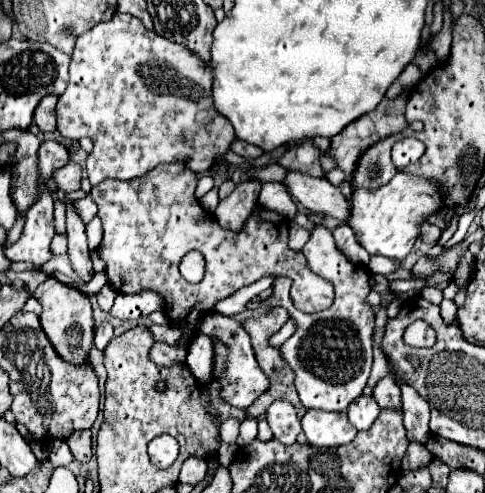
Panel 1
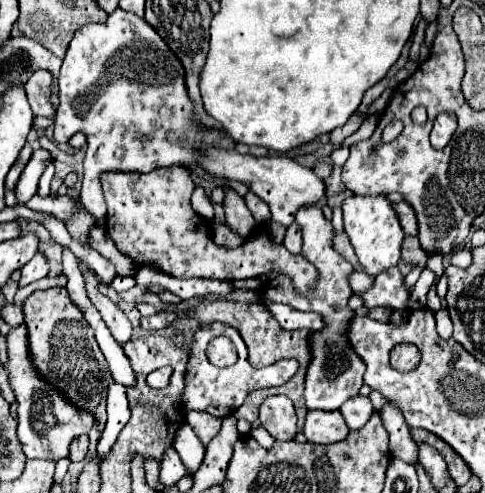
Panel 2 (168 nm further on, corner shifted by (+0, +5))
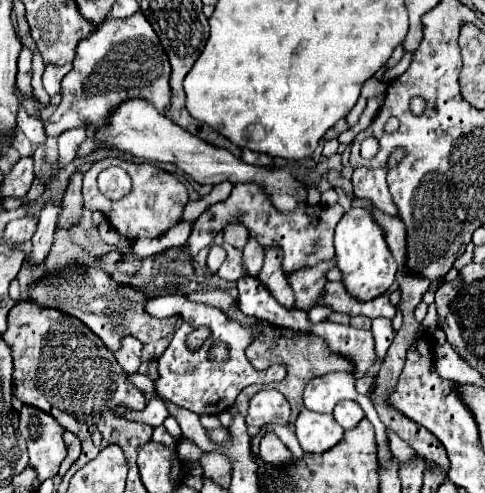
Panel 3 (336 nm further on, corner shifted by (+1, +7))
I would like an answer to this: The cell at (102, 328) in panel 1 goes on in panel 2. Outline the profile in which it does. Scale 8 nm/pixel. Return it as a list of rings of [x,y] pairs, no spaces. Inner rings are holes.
[[[110,383],[108,385],[108,421],[98,441],[98,467],[102,467],[106,455],[110,453],[110,447],[114,445],[118,433],[122,431],[128,419],[130,419],[130,409],[126,399],[126,389],[120,383]]]

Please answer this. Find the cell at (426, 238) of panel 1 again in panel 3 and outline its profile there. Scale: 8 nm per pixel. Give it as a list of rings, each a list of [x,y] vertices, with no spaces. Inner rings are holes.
[[[357,167],[353,171],[353,191],[357,197],[369,199],[377,209],[397,215],[397,207],[393,205],[393,199],[389,195],[387,185],[383,183],[385,169],[367,169],[367,167]]]

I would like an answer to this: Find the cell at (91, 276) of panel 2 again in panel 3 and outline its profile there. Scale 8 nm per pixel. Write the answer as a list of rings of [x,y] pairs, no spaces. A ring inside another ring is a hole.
[[[123,339],[121,351],[115,353],[117,361],[123,365],[127,373],[137,373],[141,367],[141,347],[143,343],[137,339]]]

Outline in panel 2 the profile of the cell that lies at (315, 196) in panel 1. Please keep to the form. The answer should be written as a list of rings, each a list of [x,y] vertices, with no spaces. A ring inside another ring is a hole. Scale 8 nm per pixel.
[[[206,149],[198,157],[198,165],[204,167],[210,175],[248,183],[252,193],[256,193],[260,199],[264,199],[270,205],[272,221],[276,221],[284,227],[288,227],[294,221],[298,207],[318,203],[320,199],[326,197],[326,183],[312,169],[298,165],[294,159],[290,159],[286,155],[282,155],[282,157],[252,157],[252,155],[240,155],[238,151]]]

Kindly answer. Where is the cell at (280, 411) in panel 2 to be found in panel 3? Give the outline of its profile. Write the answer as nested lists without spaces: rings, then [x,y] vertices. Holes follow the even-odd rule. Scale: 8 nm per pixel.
[[[265,389],[251,397],[245,421],[251,427],[261,427],[265,423],[287,425],[289,413],[291,413],[291,409],[289,409],[289,403],[285,401],[285,397],[281,397],[281,393],[275,389]]]

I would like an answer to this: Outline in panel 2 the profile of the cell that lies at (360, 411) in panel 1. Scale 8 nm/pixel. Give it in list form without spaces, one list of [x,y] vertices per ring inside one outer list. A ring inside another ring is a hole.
[[[354,395],[354,399],[348,399],[340,413],[344,415],[346,423],[350,429],[360,429],[366,425],[366,421],[370,419],[370,415],[374,413],[374,407],[372,407],[372,401],[370,397],[364,397],[364,395]]]

